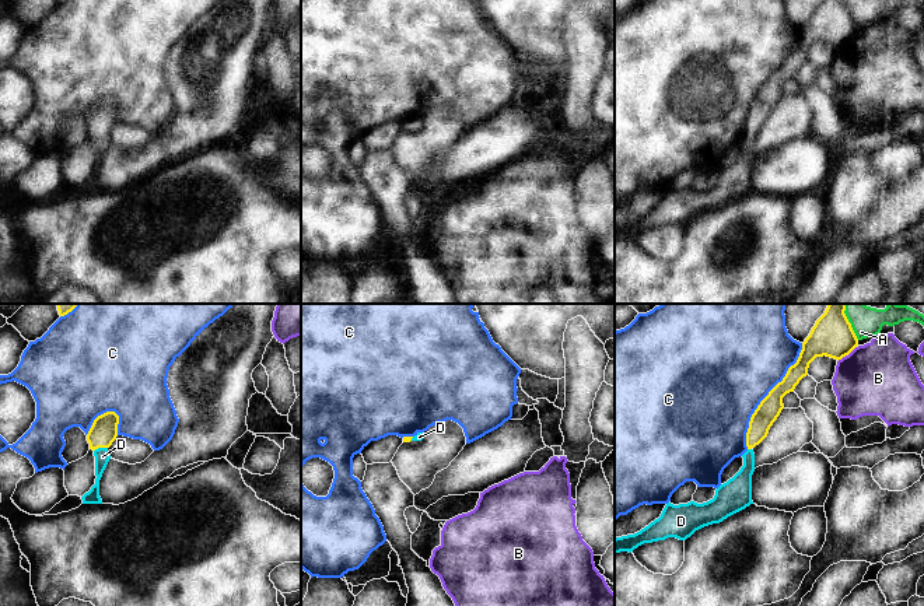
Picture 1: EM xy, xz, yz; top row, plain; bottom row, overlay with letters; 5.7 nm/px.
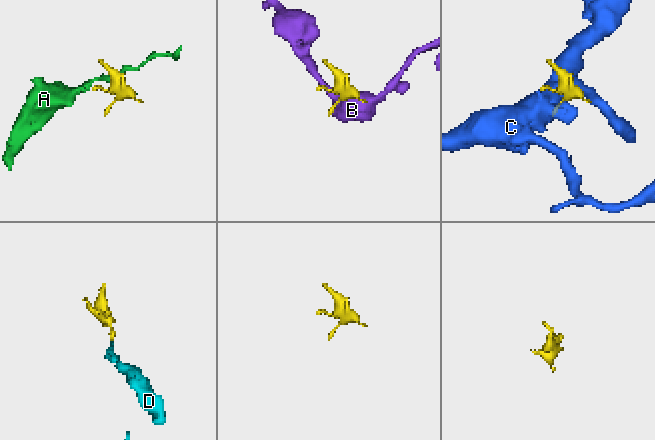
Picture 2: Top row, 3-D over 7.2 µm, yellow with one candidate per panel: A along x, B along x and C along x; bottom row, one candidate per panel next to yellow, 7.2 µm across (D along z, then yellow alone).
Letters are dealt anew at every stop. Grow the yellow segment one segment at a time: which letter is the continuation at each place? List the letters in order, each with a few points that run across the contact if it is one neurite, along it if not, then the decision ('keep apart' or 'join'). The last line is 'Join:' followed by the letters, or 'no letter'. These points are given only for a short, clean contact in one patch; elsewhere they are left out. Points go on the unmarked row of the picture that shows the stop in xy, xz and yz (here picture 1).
A: yz (844, 0), (858, 25) | keep apart
B: yz (858, 32), (837, 48) | keep apart
C: keep apart
D: xy (104, 116), (100, 123), (100, 133), (102, 143) | join
Join: D

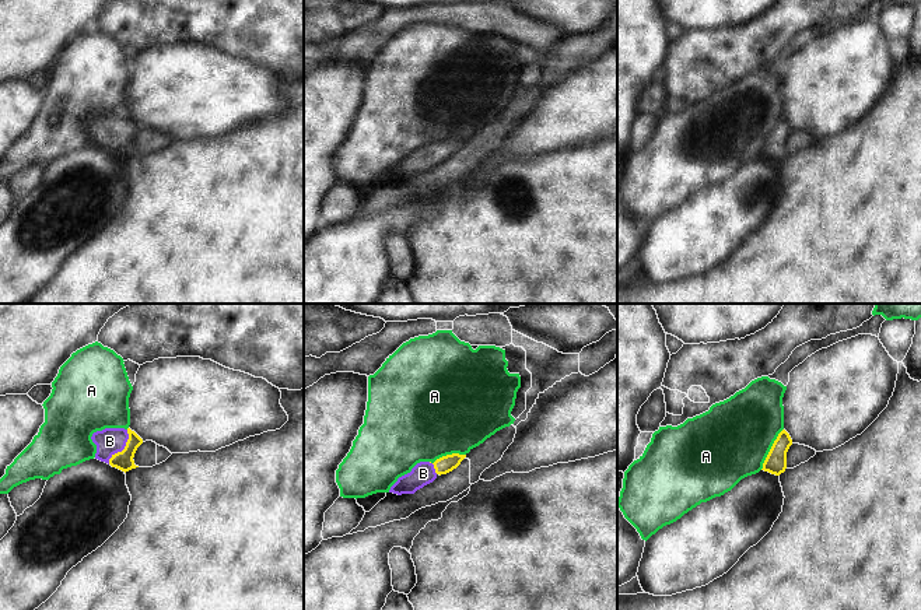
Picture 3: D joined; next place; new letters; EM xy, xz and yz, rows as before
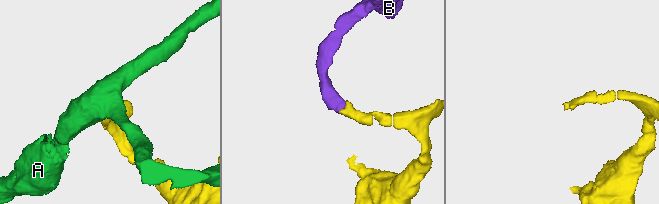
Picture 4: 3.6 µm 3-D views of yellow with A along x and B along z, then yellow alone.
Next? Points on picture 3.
A: keep apart
B: xy (123, 147), (125, 135), (115, 133), (109, 128) | join
Join: B

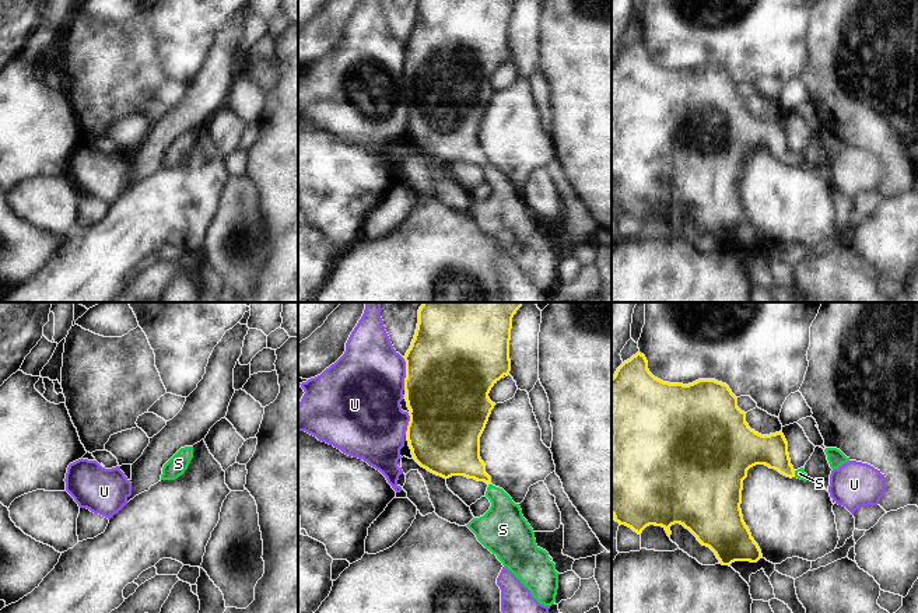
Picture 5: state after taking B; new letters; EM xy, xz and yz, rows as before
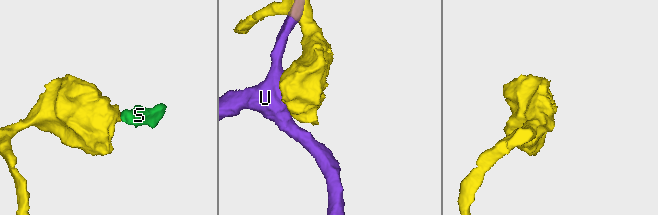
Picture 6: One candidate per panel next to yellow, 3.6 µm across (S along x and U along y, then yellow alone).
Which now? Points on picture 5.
S: yz (771, 136), (794, 160), (799, 160) | join
U: keep apart
Join: S

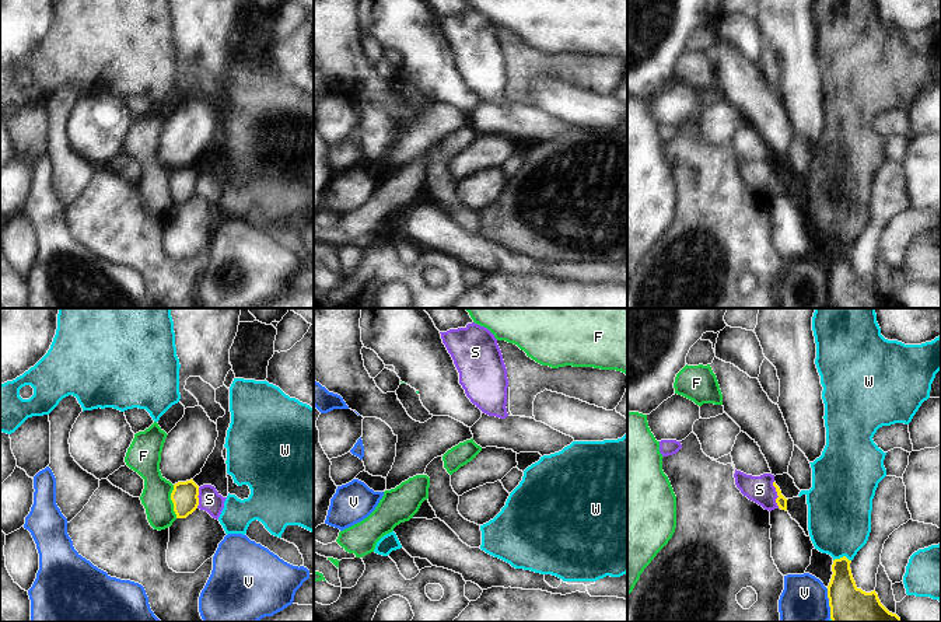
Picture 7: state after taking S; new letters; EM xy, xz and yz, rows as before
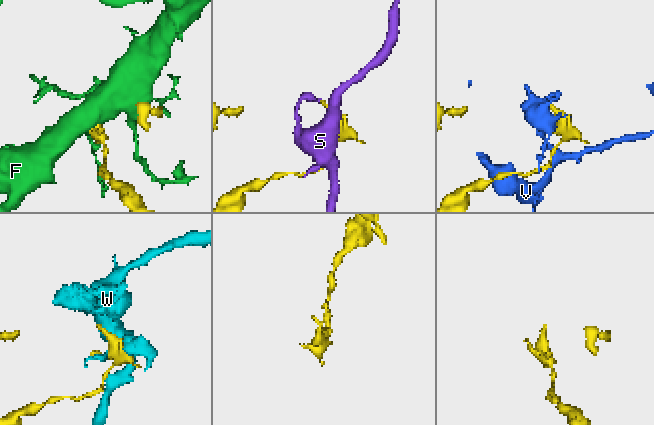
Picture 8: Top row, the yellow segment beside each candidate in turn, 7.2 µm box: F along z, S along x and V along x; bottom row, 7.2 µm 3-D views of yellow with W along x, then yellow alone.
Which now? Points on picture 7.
F: keep apart
S: yz (773, 167), (777, 182), (776, 191), (779, 194) | keep apart
V: keep apart
W: keep apart
Join: no letter

